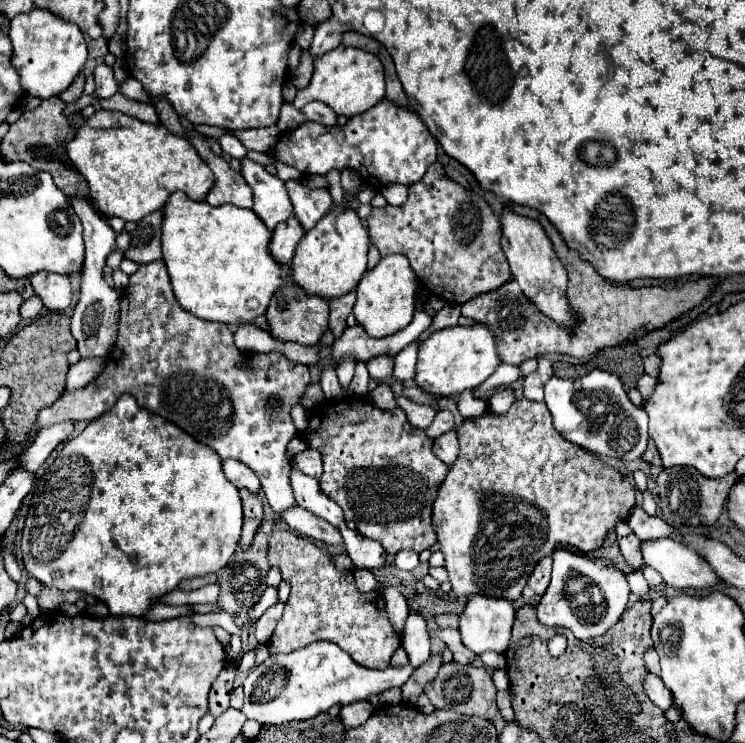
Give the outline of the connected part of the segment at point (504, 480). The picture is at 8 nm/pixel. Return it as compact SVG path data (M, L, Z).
M522 398L522 400L514 402L514 406L510 408L510 412L506 416L498 418L498 416L492 416L490 412L486 412L480 420L464 420L464 424L457 430L457 436L460 445L460 456L450 466L448 476L444 478L444 482L438 488L438 496L436 496L434 506L432 506L432 528L436 532L440 552L444 554L444 562L446 562L446 570L448 570L448 580L452 584L452 592L458 598L482 594L482 596L492 596L492 598L516 600L522 594L522 588L526 586L528 576L532 574L536 562L542 560L544 556L550 556L558 544L572 546L572 548L576 548L580 552L596 550L602 544L606 532L612 530L616 522L624 520L628 516L630 508L634 506L634 486L628 482L628 478L624 474L620 474L618 470L604 466L602 460L588 454L580 446L568 442L560 432L556 432L556 428L552 426L552 416L550 416L544 402L530 402L530 400Z

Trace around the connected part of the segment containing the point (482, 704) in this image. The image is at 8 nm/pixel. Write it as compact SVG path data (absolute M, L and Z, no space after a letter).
M458 662L442 664L434 682L430 682L424 690L424 694L430 698L434 708L454 710L458 714L468 714L468 716L482 716L484 720L492 720L498 714L496 692L498 690L496 690L496 686L492 682L492 676L486 668L476 668L472 664L462 666Z

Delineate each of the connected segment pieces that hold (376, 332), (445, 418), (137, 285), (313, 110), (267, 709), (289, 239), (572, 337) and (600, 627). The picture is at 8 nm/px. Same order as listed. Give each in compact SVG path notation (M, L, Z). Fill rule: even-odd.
M392 254L382 258L372 270L366 270L362 280L356 286L356 304L354 316L358 324L364 324L366 332L372 338L382 338L402 330L410 324L414 314L414 292L416 292L416 274L412 272L408 260L402 254Z
M440 410L436 416L434 416L434 422L428 426L428 436L430 438L438 438L438 436L442 436L444 432L448 432L448 430L452 430L454 428L454 418L452 418L452 414L448 412L448 410Z
M156 260L150 264L142 264L138 272L130 276L130 284L124 290L122 304L120 304L120 326L118 326L118 340L110 358L106 360L104 370L96 380L92 380L86 388L76 392L64 392L52 406L40 410L36 428L28 432L28 444L16 448L16 456L22 456L36 440L38 432L48 424L56 424L58 420L94 420L108 412L112 404L126 392L132 394L142 408L170 420L172 424L180 426L192 438L202 444L208 444L218 452L222 460L234 458L244 462L252 472L260 478L262 490L268 498L270 508L282 516L282 512L296 506L292 496L290 476L290 458L286 454L286 444L296 436L296 426L290 418L290 408L298 404L298 398L310 384L310 372L304 364L294 364L286 360L282 354L244 354L236 348L234 336L226 324L208 322L192 316L192 312L184 312L178 300L174 300L174 292L170 286L168 270L164 268L164 260ZM268 396L280 396L282 410L276 418L270 418L264 404Z
M308 102L302 108L302 114L306 116L306 120L314 120L318 124L328 124L328 126L336 124L336 114L324 102Z
M312 642L300 650L288 654L268 656L258 668L254 668L244 680L244 706L246 718L260 724L286 724L292 720L310 720L334 704L346 706L358 700L368 700L374 694L382 694L392 686L402 686L412 666L372 670L356 664L350 654L332 642Z
M290 216L290 220L278 224L276 230L274 230L272 242L270 242L272 256L282 264L290 264L294 250L296 250L298 242L302 240L304 234L306 232L304 232L302 224L296 220L296 216Z
M514 206L514 212L520 212L522 216L538 220L552 242L558 242L558 258L564 264L568 272L568 290L566 298L574 312L576 324L572 328L564 328L562 324L556 324L554 320L548 320L526 296L522 296L520 286L516 280L508 280L500 288L478 294L476 298L468 300L462 306L462 314L466 318L472 318L476 322L488 324L494 334L500 340L500 360L504 364L522 364L524 360L538 358L542 354L568 354L574 358L584 358L598 354L606 348L616 348L628 340L636 340L640 336L646 336L648 332L666 326L674 318L680 318L684 312L698 306L708 294L710 286L712 290L718 284L718 278L698 278L696 282L688 282L684 286L676 288L660 288L660 286L648 286L648 288L624 288L624 284L614 284L604 280L592 264L588 264L576 250L570 250L558 230L548 222L538 210L526 208L526 206Z
M566 548L556 550L552 554L552 560L554 560L554 566L552 566L550 586L536 606L538 620L546 626L570 628L578 640L588 640L588 638L602 636L612 624L618 622L618 618L626 610L630 588L624 580L624 574L620 570L616 570L610 560L586 558L584 554L570 552ZM574 574L584 576L592 582L592 598L588 598L588 600L568 600L570 594L566 592L566 584L570 582L570 578Z

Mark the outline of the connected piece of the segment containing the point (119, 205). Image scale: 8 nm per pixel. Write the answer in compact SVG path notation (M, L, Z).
M98 110L96 114L92 114L86 120L86 124L76 132L74 140L70 140L66 144L66 152L68 152L68 158L74 162L74 166L86 178L86 182L92 190L90 198L94 200L96 208L108 218L120 216L126 222L138 222L146 214L162 210L162 204L166 204L166 200L168 200L168 196L172 196L172 192L182 190L192 200L202 202L206 198L208 190L214 186L212 170L208 168L206 162L200 160L200 156L190 140L174 136L162 124L146 124L146 122L130 118L122 112Z

